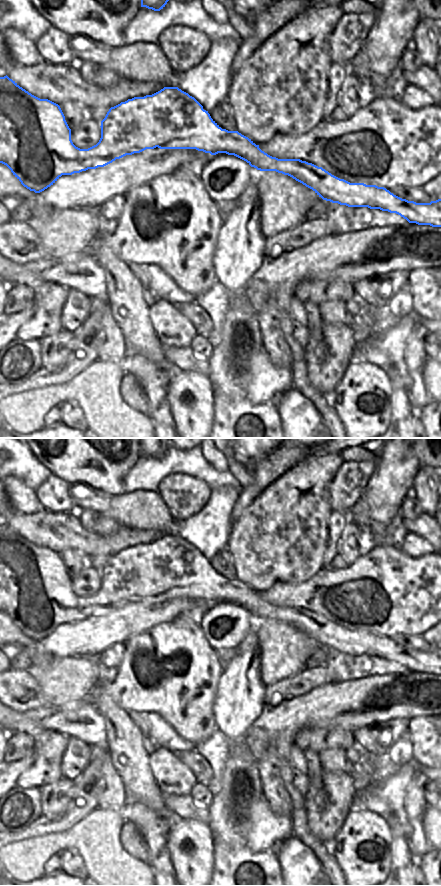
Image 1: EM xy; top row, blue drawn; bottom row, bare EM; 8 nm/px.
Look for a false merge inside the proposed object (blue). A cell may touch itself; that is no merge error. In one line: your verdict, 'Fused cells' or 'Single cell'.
Fused cells.

